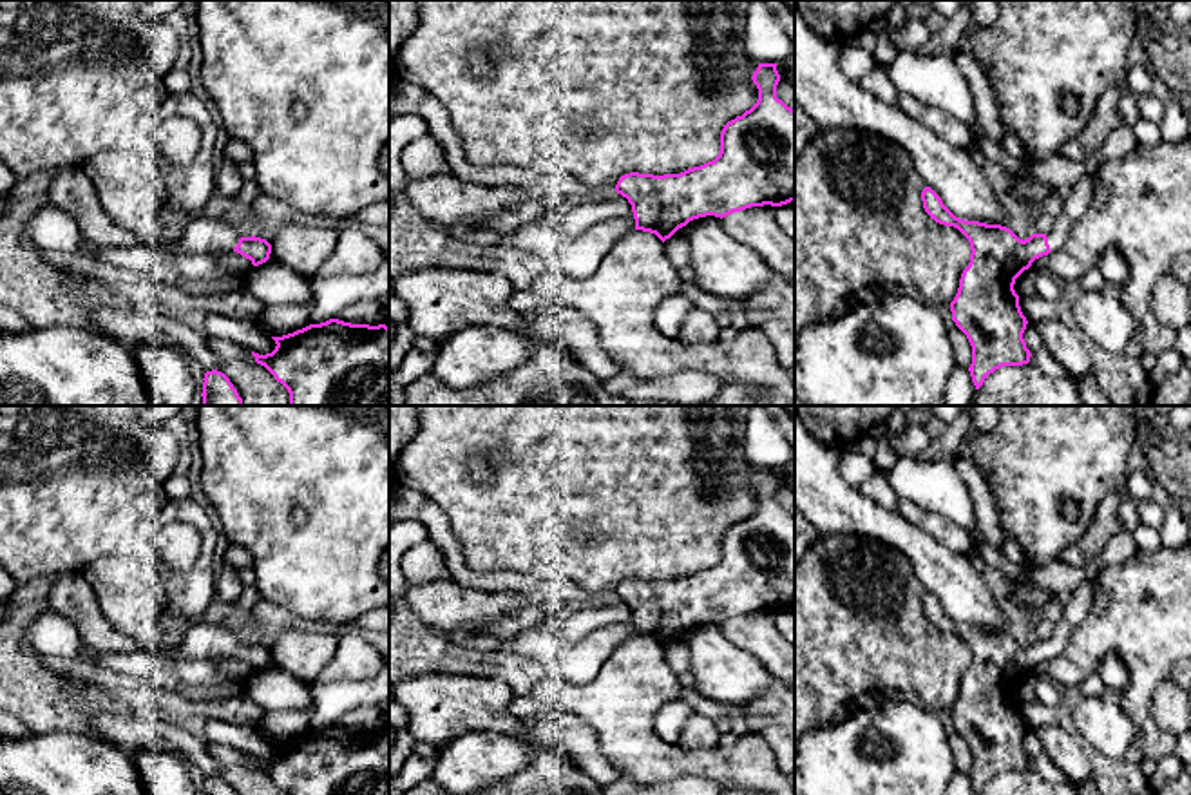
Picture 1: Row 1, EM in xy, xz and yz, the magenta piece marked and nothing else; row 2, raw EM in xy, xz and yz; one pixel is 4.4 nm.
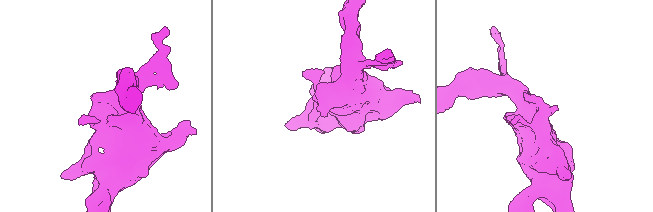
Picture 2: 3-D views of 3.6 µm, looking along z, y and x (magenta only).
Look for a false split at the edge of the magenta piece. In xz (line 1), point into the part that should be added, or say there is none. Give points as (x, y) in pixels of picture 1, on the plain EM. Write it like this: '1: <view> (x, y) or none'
1: none

